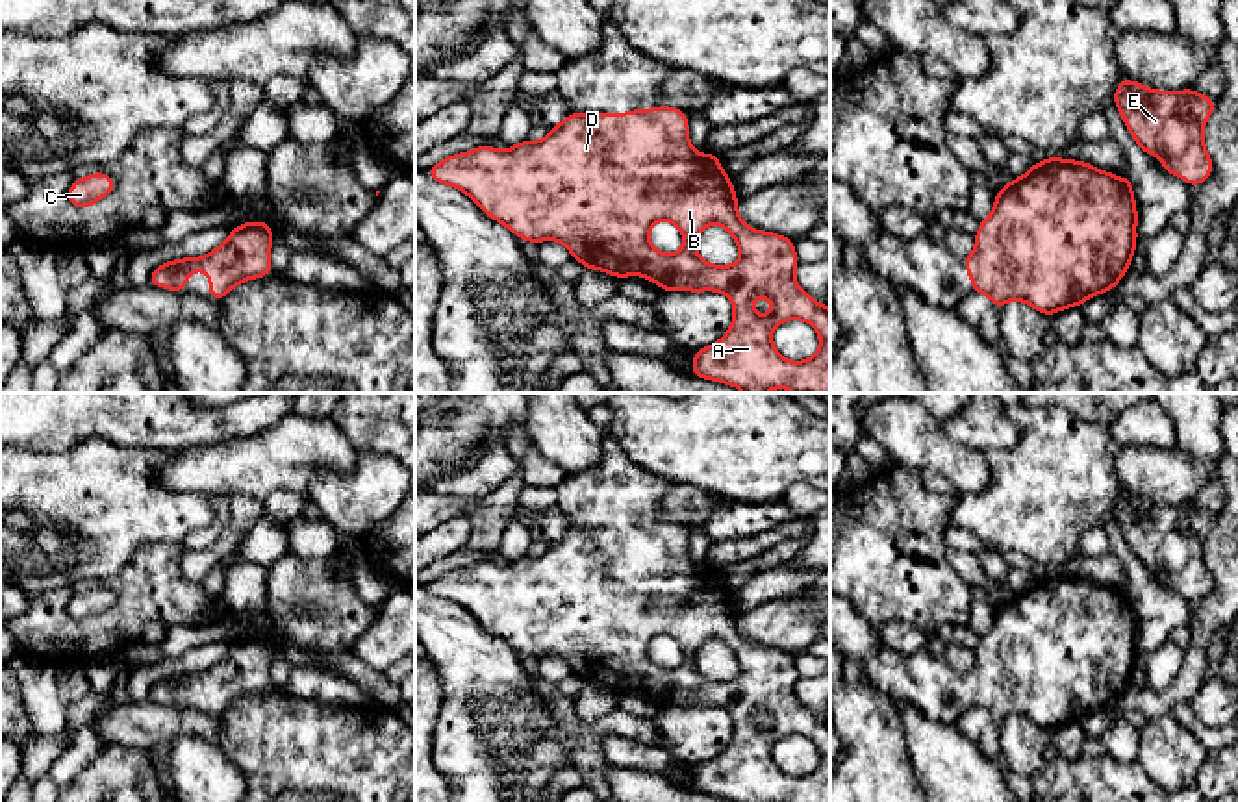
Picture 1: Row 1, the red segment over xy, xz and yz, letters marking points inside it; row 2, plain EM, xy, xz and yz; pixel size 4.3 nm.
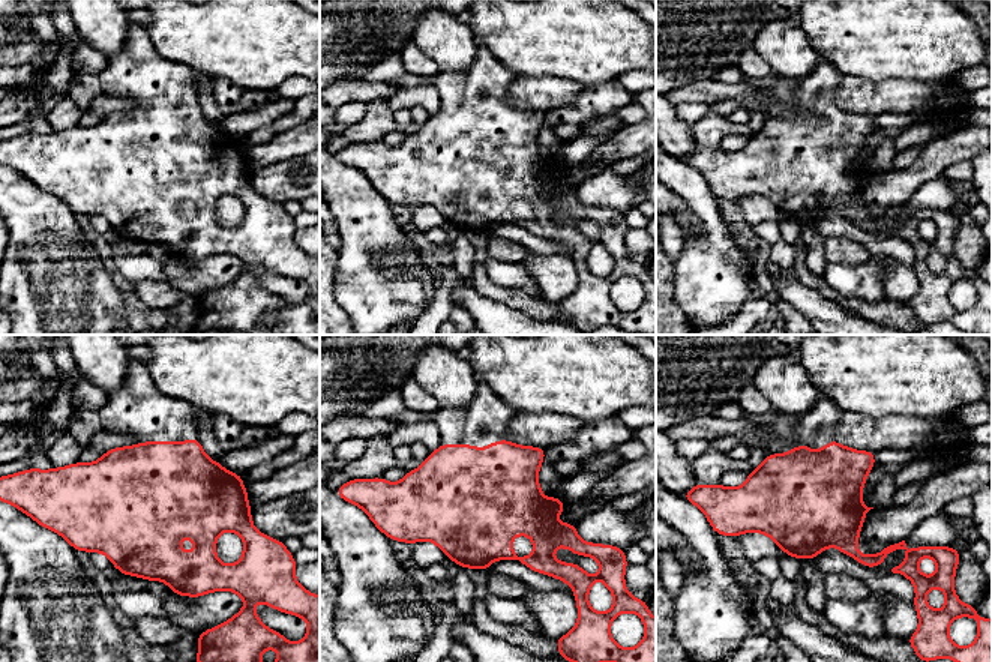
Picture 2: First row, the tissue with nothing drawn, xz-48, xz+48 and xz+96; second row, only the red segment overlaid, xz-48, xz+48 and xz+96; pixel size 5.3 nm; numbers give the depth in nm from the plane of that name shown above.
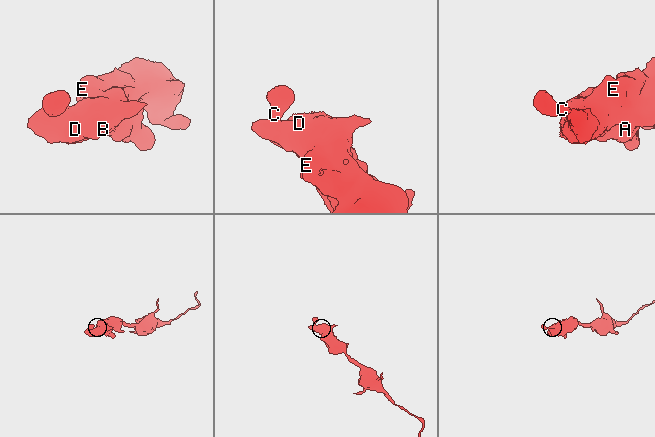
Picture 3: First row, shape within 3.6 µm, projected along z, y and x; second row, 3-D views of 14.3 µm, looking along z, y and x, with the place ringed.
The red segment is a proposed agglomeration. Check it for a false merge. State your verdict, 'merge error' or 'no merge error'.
no merge error

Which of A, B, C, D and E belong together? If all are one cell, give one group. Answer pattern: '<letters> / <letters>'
A B C D E

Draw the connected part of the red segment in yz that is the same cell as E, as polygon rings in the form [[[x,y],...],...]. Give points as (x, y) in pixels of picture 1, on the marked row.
[[[1121,78],[1112,94],[1125,128],[1147,156],[1158,156],[1162,169],[1195,187],[1205,183],[1214,163],[1203,139],[1203,126],[1216,109],[1216,100],[1184,91],[1156,91]]]

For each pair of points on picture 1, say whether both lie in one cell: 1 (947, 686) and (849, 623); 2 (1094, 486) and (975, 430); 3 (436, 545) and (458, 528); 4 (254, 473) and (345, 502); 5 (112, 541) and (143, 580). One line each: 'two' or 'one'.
1: one
2: two
3: one
4: two
5: two

